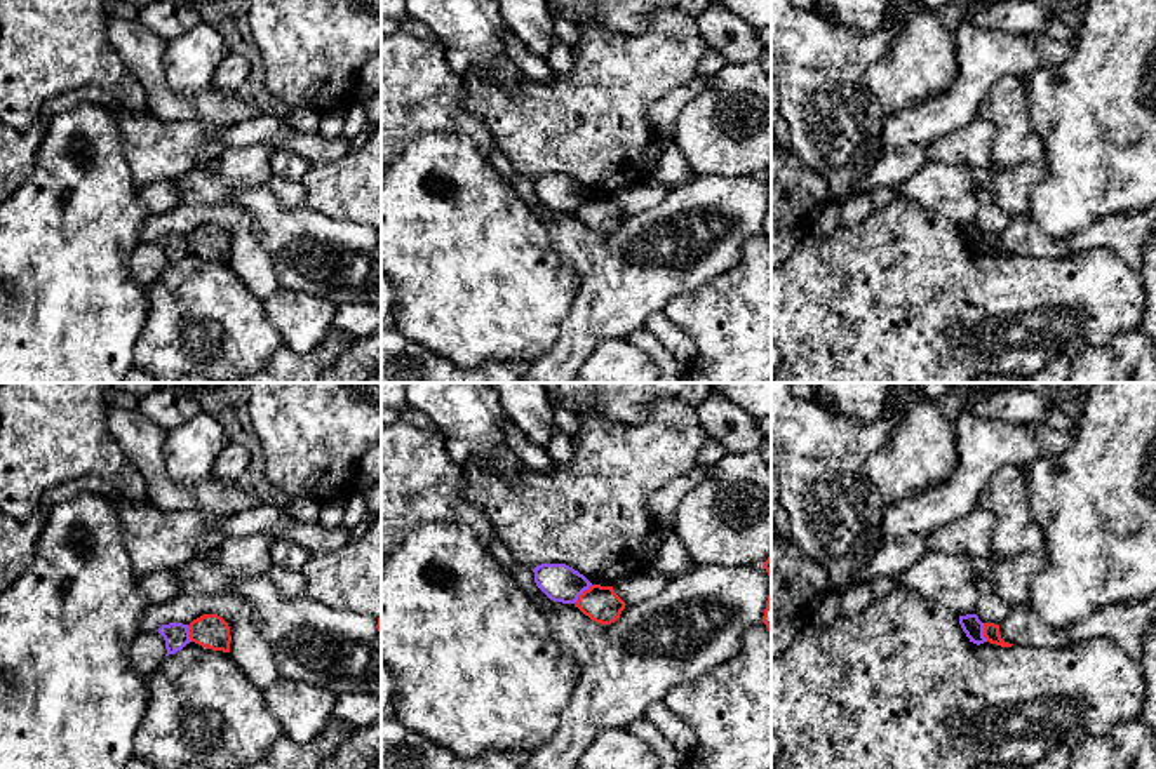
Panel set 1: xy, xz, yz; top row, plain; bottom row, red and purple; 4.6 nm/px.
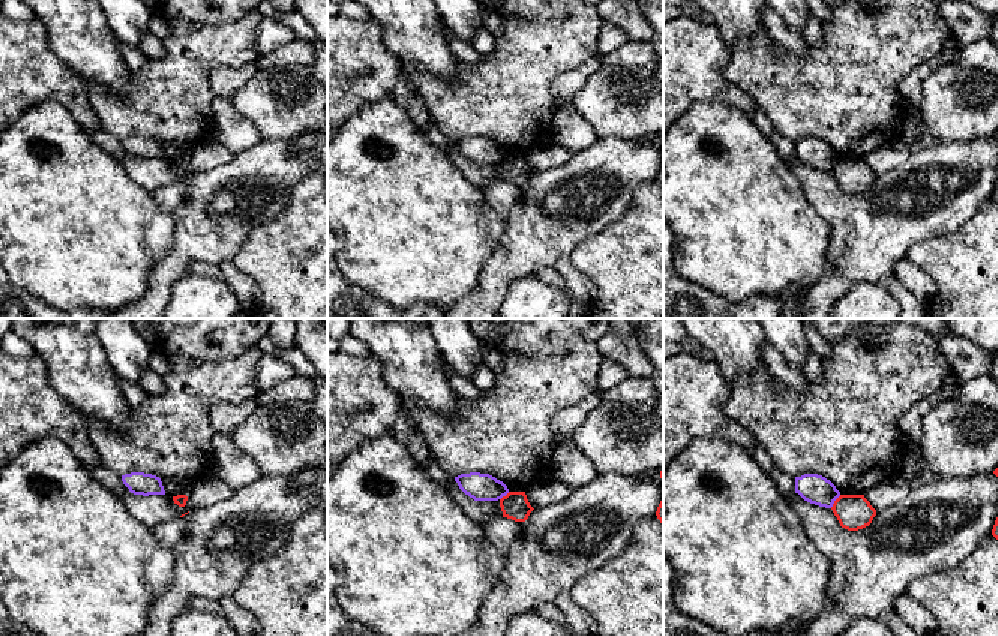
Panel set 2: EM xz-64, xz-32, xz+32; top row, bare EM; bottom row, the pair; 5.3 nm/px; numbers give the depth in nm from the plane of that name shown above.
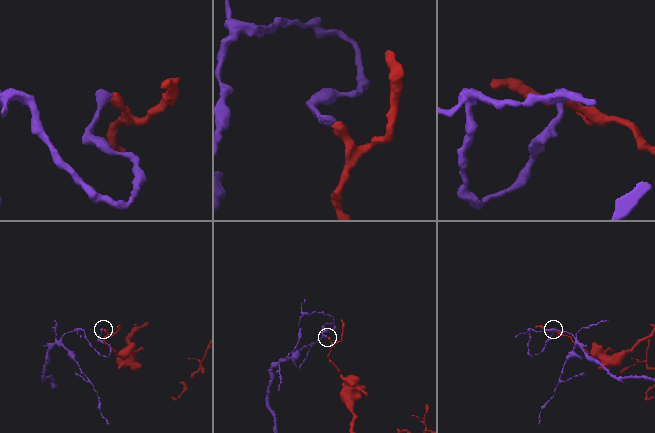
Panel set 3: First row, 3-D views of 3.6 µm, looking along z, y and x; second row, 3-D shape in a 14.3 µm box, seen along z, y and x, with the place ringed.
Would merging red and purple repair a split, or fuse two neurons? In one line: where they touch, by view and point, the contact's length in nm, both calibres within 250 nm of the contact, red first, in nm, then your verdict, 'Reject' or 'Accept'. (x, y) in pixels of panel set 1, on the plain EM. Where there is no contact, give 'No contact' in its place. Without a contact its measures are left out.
Touches red at xz (582, 204). Shared border 130 nm. Thickness 170 nm (red) against 180 nm. Reject

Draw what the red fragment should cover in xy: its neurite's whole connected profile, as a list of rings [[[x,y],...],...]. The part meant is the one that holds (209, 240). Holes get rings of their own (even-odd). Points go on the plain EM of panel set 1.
[[[204,224],[193,230],[188,235],[188,242],[192,252],[212,261],[230,263],[230,237],[218,224]]]

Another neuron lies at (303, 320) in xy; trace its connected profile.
[[[282,287],[265,299],[265,311],[284,344],[301,355],[324,343],[333,329],[336,306],[329,299]]]

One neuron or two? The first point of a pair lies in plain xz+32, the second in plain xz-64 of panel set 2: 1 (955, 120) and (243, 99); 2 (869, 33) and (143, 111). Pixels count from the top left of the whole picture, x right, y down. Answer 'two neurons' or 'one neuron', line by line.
1: one neuron
2: one neuron

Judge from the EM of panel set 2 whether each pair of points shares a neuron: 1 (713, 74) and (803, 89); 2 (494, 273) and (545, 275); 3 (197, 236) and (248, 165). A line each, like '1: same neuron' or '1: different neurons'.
1: different neurons
2: different neurons
3: same neuron

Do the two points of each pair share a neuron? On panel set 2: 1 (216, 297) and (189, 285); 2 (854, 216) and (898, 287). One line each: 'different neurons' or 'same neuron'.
1: same neuron
2: different neurons

